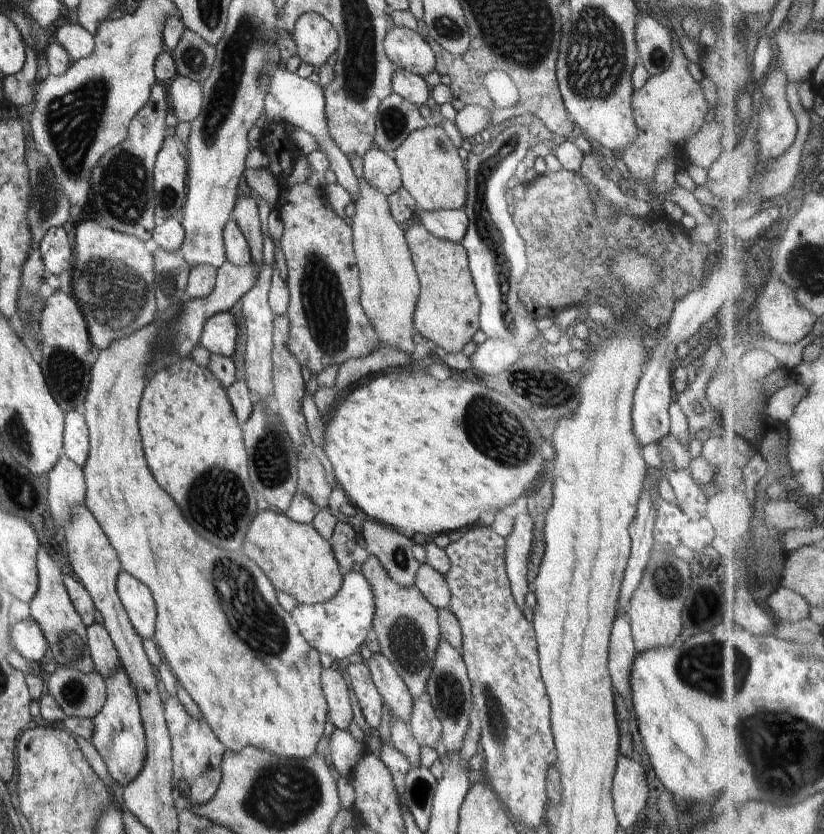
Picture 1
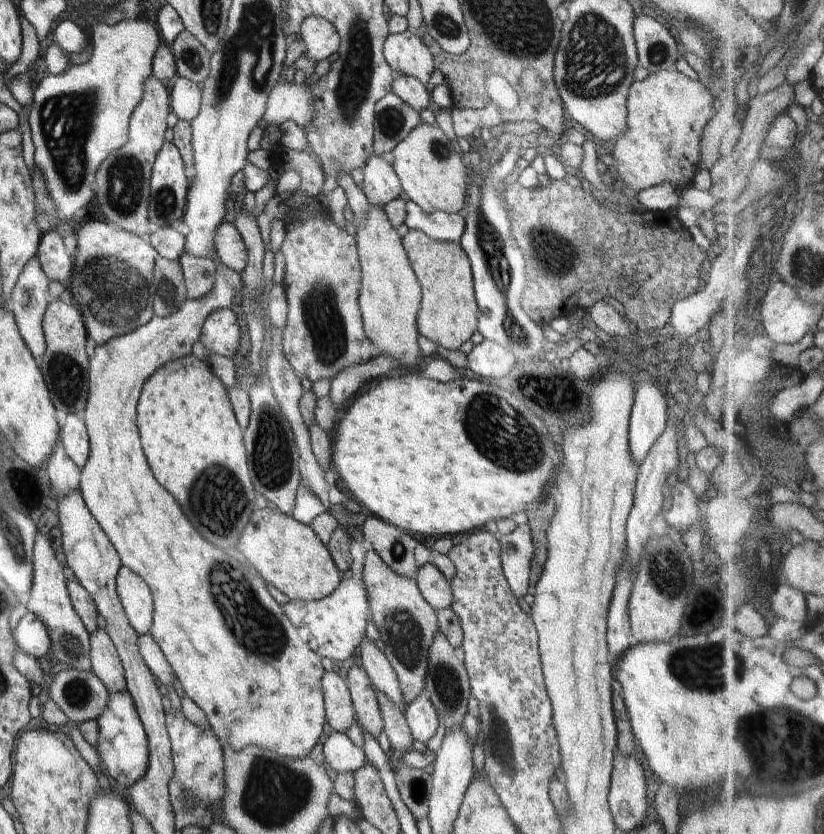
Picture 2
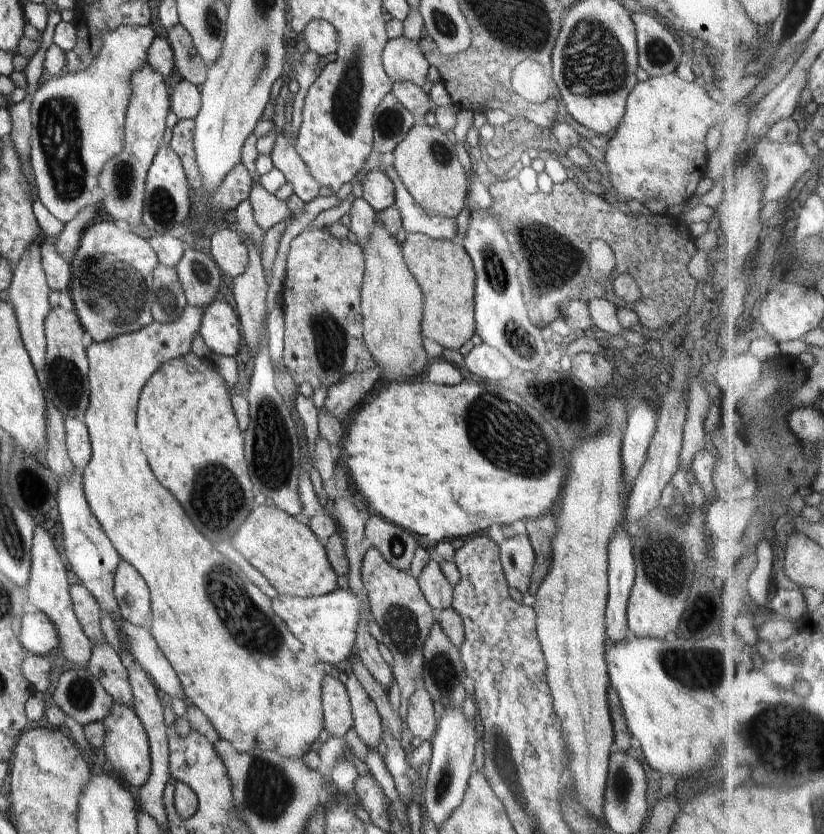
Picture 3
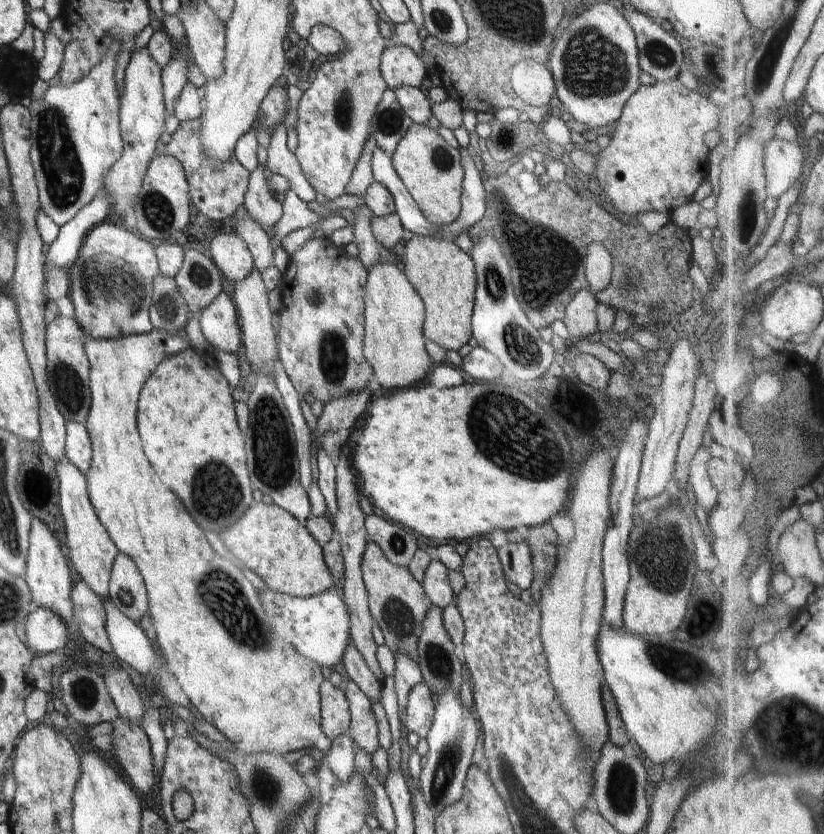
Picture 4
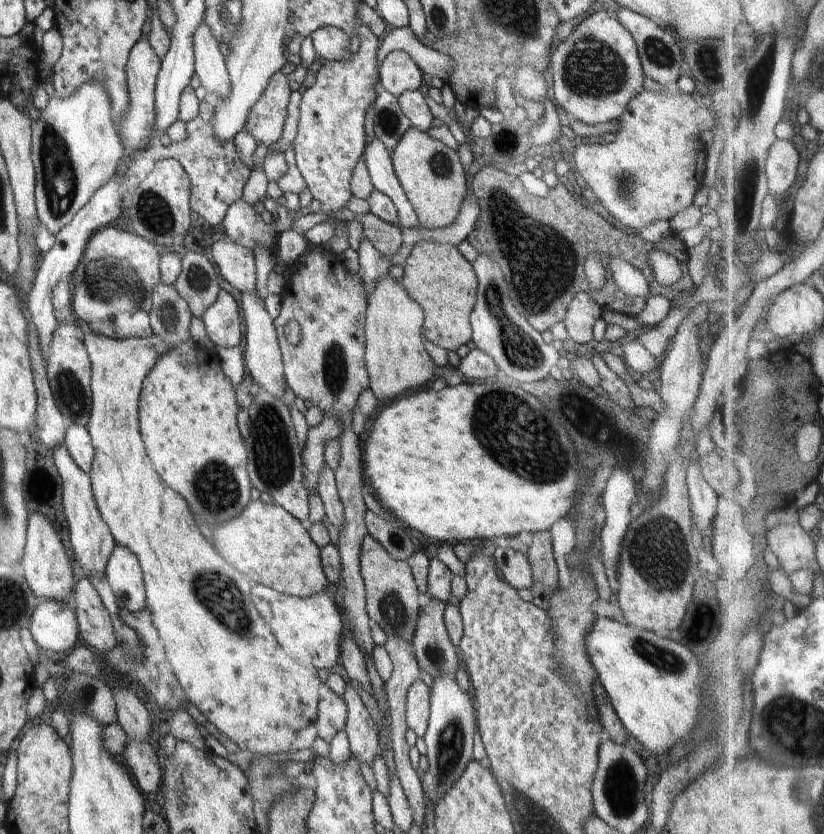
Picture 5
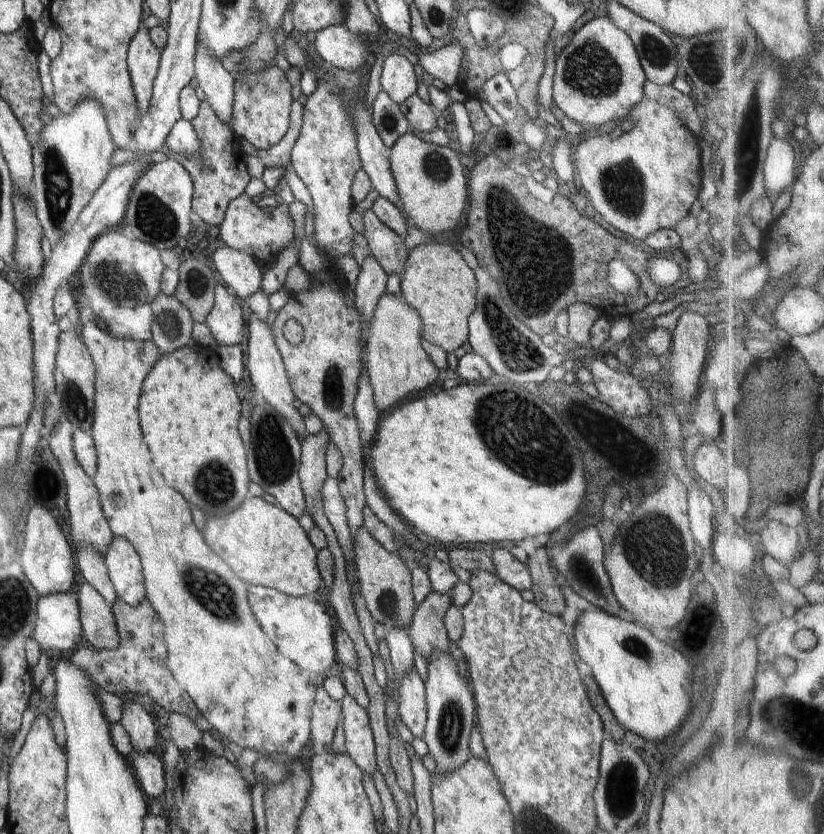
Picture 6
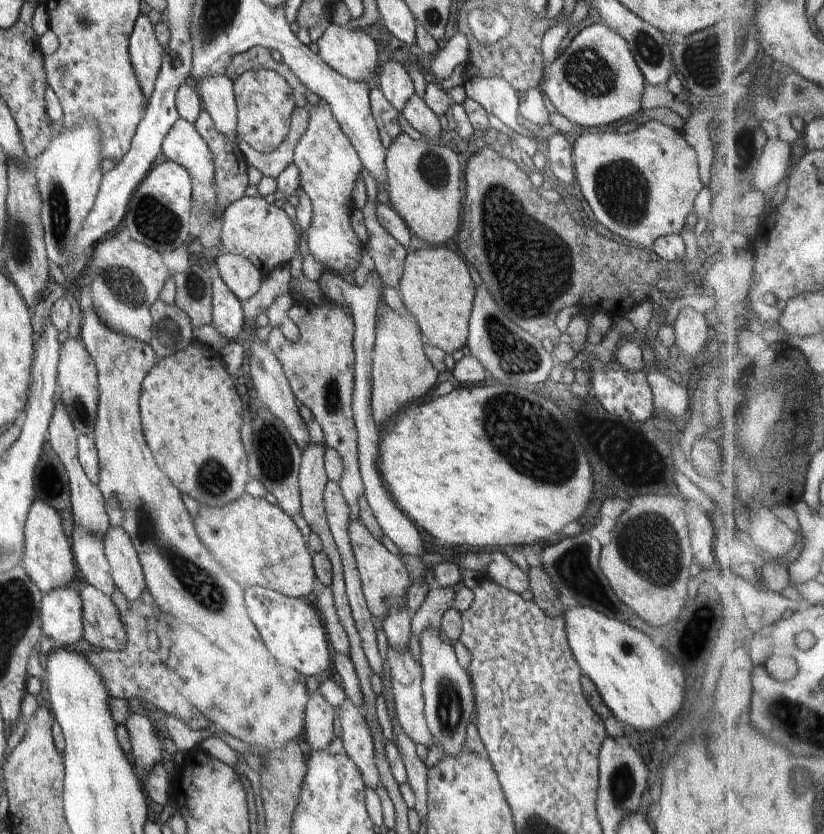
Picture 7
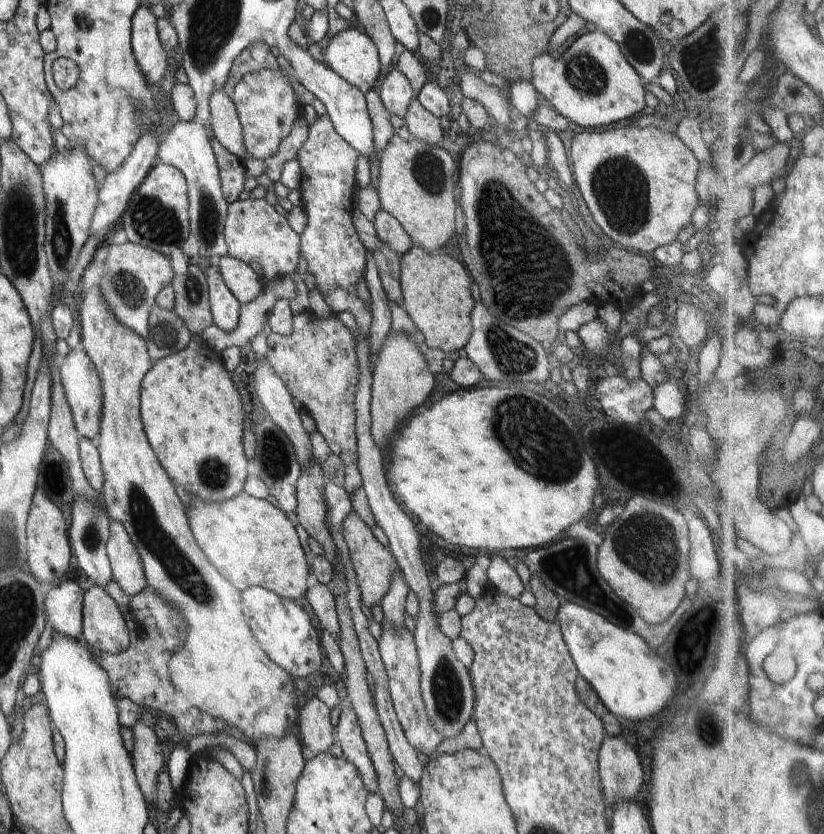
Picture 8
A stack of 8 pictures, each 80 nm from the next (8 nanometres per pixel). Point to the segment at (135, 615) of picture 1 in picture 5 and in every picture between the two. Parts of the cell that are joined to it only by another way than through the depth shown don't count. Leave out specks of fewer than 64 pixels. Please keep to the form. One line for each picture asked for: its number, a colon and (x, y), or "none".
2: (135, 595)
3: (133, 596)
4: (127, 589)
5: (123, 571)

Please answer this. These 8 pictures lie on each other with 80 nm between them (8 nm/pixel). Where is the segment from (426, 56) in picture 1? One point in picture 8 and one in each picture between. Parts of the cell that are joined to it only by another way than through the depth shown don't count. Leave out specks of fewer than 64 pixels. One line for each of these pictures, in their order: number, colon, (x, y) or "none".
2: (405, 53)
3: (402, 59)
4: (400, 67)
5: (398, 73)
6: (398, 79)
7: (394, 81)
8: (396, 92)

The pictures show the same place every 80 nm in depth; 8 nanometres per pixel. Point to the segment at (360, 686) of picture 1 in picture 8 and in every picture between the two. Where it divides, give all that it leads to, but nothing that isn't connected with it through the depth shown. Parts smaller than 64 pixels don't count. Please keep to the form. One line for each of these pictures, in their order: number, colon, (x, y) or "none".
2: (367, 709)
3: (366, 720)
4: (363, 730)
5: (360, 729)
6: (359, 744)
7: (358, 744)
8: (349, 732)

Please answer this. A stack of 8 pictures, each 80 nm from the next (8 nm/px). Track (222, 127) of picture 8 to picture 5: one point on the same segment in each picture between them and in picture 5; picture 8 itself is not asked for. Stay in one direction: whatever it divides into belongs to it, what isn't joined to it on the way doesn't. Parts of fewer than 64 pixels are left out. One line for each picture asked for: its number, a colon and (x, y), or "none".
5: (210, 67)
6: (217, 83)
7: (216, 91)

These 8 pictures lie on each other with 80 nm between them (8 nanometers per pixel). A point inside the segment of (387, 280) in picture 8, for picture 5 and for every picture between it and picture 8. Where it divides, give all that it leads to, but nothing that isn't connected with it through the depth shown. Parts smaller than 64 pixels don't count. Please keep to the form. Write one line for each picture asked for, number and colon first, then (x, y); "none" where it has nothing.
5: (387, 238)
6: (389, 250)
7: (389, 256)

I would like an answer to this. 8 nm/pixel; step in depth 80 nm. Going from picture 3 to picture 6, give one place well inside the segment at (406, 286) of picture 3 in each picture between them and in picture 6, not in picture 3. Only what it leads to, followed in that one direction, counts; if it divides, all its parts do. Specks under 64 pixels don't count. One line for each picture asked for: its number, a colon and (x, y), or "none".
4: (393, 343)
5: (396, 360)
6: (397, 366)

